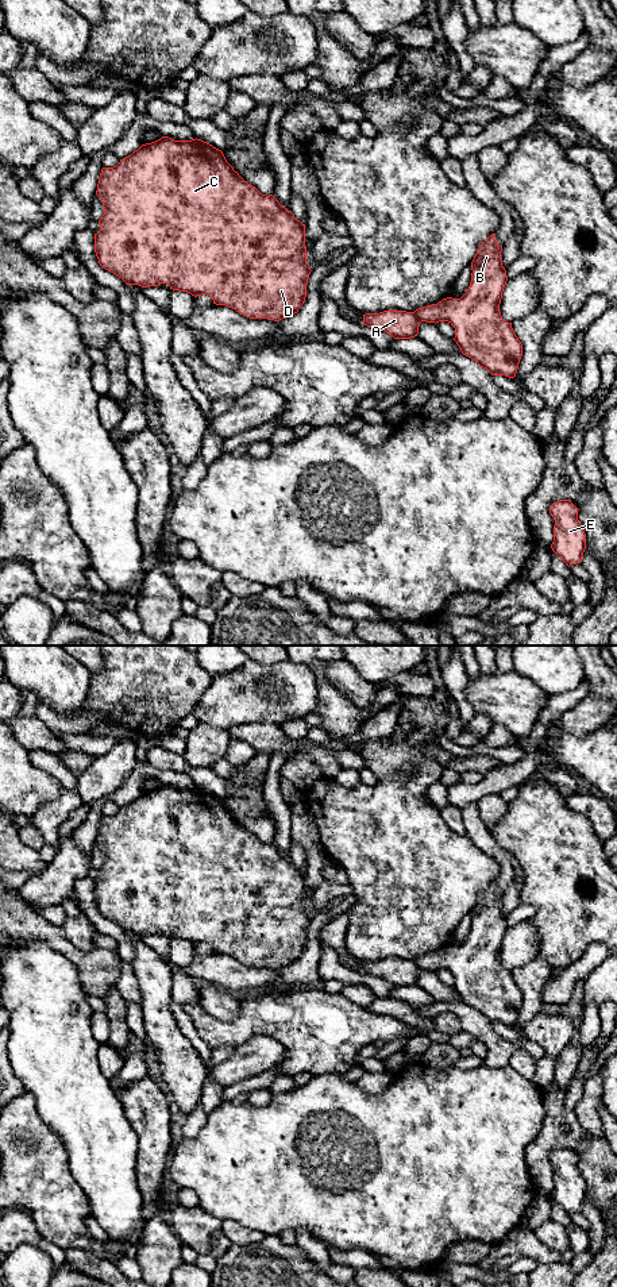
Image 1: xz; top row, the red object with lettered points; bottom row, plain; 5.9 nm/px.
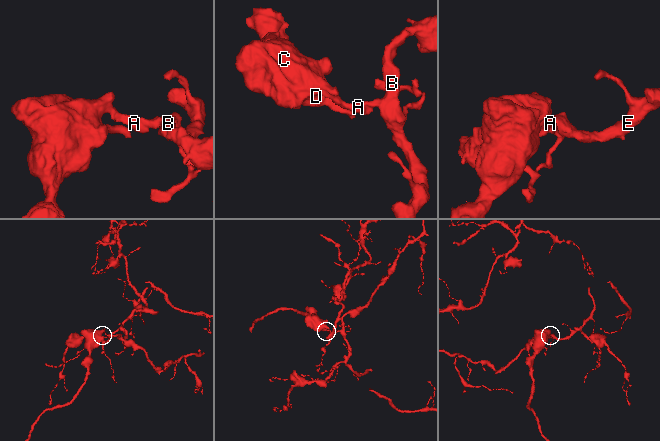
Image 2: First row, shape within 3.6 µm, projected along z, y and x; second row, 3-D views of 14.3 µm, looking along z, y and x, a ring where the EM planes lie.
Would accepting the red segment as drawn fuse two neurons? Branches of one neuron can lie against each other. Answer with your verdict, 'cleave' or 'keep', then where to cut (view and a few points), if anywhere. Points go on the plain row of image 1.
cleave | xz (412, 960), (420, 970)

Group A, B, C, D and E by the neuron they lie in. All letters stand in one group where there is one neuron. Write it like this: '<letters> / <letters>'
A C D / B E

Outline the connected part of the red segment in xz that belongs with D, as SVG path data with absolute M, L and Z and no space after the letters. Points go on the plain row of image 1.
M169 785L142 793L131 804L120 808L113 816L103 816L96 843L100 845L104 863L99 868L100 879L95 882L95 901L99 912L105 918L116 922L127 933L139 933L142 936L158 935L166 932L173 939L188 940L197 945L211 944L213 952L225 953L250 967L267 967L279 970L298 960L306 945L306 932L311 917L306 914L305 872L282 855L278 848L270 843L262 843L255 835L244 829L238 820L227 810L221 798L201 789L174 789Z

